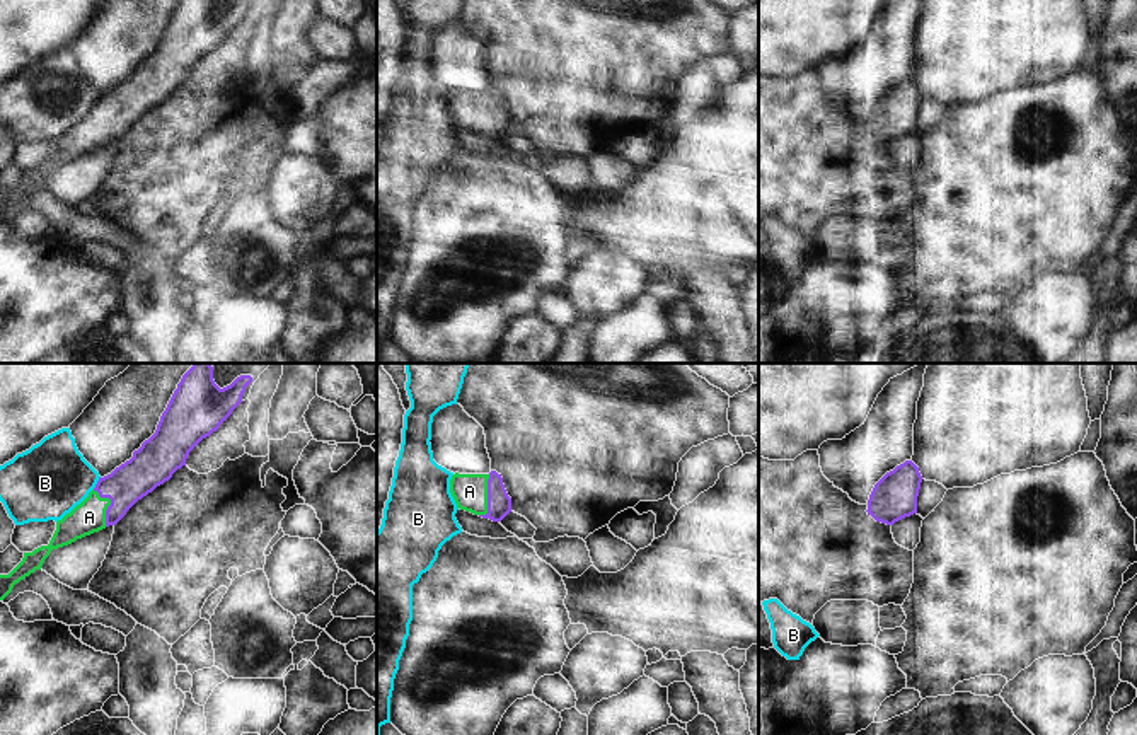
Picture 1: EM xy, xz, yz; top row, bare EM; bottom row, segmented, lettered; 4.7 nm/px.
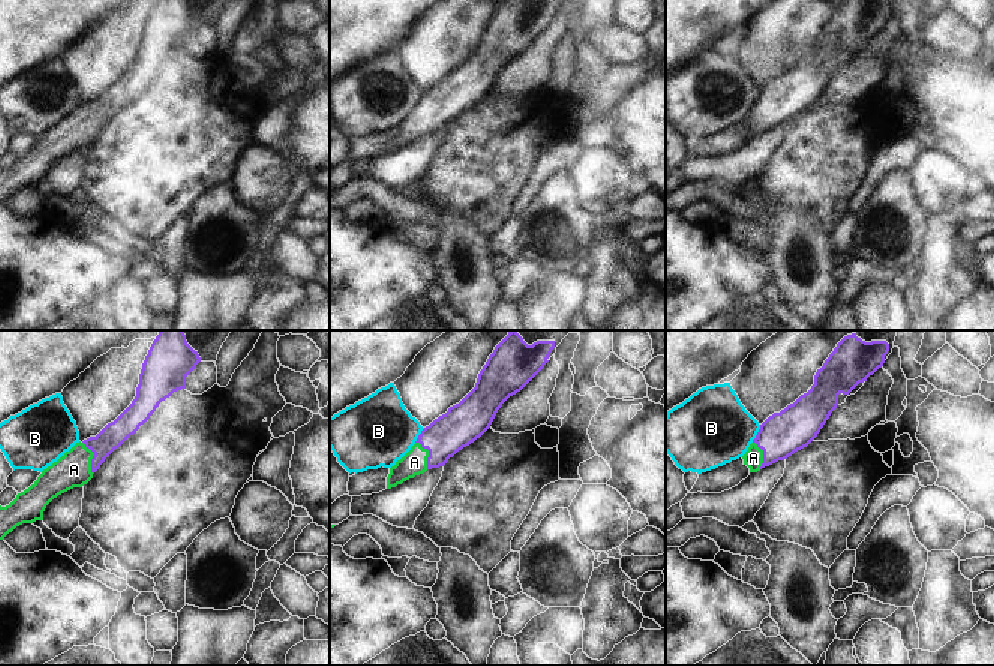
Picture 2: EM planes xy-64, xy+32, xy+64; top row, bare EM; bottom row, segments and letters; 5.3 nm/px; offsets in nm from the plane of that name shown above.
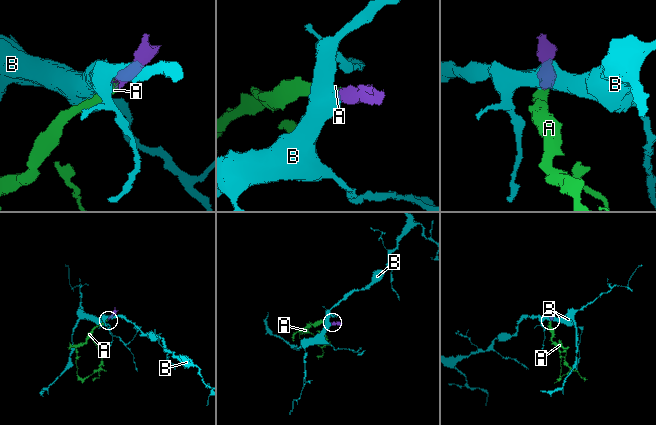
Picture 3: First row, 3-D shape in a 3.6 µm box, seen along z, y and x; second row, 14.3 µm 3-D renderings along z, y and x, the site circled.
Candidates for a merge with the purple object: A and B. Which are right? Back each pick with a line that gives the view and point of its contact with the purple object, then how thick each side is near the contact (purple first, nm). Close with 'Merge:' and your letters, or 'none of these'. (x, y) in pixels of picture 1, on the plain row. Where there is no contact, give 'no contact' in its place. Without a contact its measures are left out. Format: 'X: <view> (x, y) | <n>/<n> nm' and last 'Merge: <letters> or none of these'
A: xz (488, 115) | 110/160 nm
Merge: A

